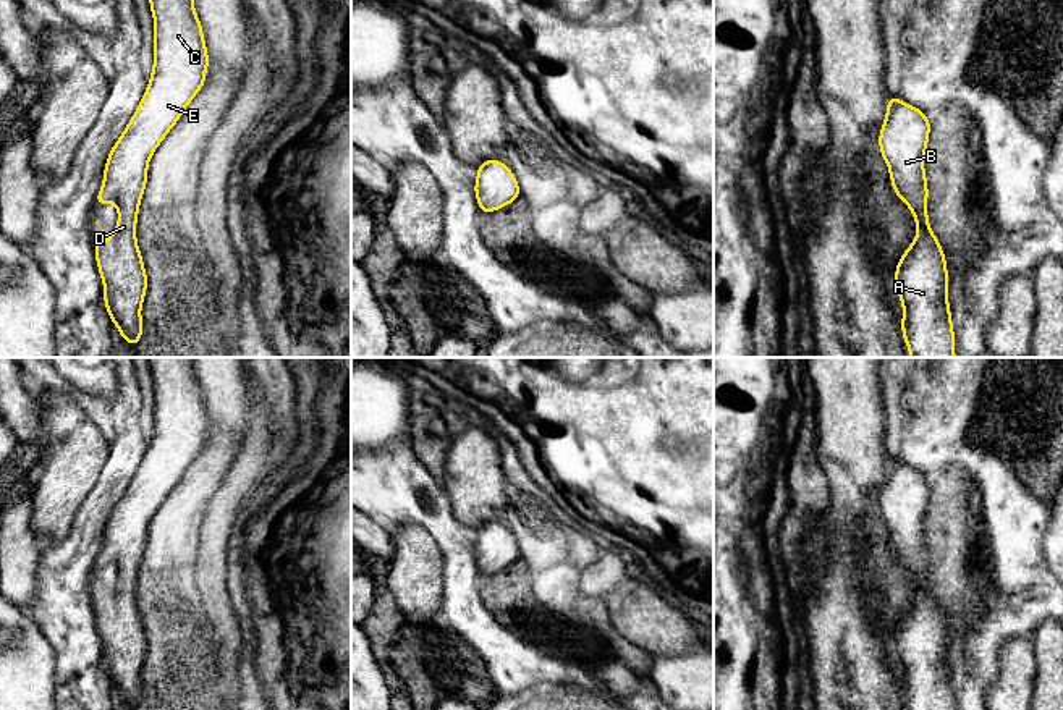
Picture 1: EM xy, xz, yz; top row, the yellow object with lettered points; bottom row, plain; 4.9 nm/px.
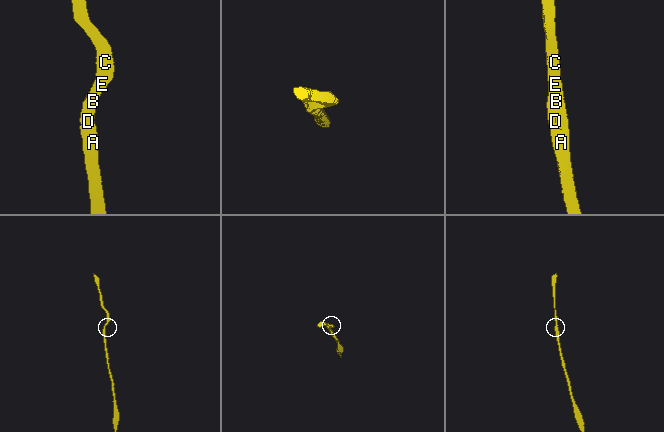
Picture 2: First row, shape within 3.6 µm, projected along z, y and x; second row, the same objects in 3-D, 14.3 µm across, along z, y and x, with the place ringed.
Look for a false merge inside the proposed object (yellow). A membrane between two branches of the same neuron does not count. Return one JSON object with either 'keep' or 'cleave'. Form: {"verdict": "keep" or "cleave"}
{"verdict": "keep"}

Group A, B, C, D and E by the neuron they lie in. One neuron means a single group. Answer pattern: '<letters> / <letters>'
A B C D E

